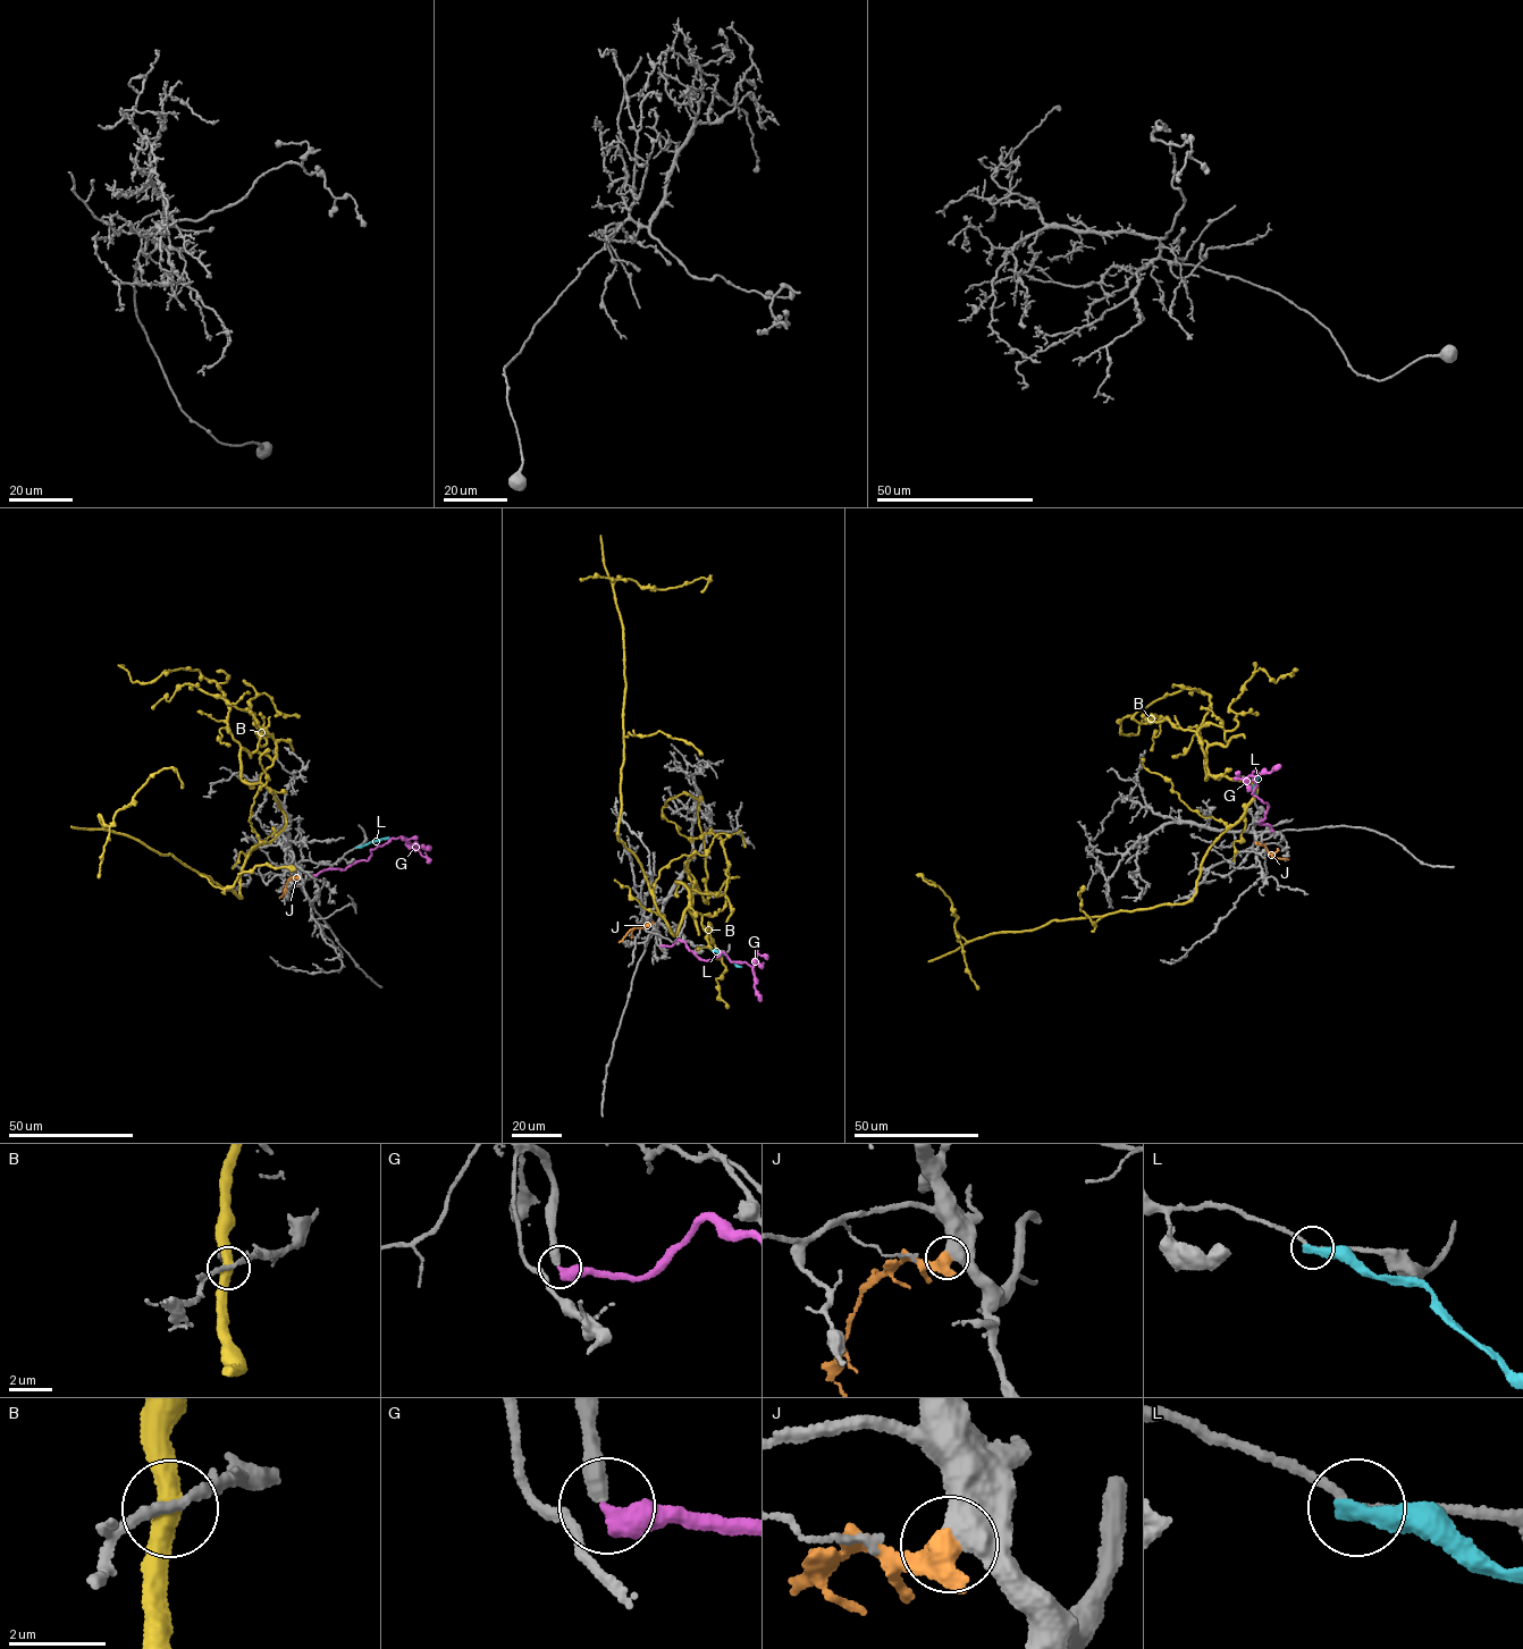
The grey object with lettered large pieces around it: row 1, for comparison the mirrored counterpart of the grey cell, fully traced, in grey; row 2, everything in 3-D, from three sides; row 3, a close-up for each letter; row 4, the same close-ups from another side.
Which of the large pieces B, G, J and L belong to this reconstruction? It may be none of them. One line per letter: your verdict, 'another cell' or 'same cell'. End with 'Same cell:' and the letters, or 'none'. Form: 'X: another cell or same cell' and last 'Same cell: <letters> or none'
B: another cell
G: same cell
J: another cell
L: another cell
Same cell: G

